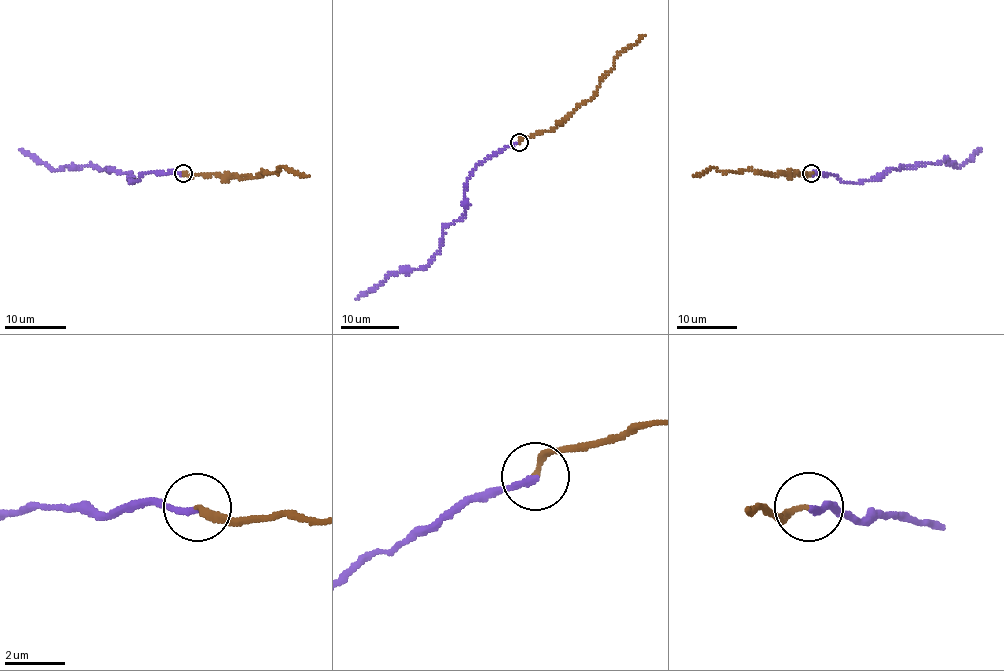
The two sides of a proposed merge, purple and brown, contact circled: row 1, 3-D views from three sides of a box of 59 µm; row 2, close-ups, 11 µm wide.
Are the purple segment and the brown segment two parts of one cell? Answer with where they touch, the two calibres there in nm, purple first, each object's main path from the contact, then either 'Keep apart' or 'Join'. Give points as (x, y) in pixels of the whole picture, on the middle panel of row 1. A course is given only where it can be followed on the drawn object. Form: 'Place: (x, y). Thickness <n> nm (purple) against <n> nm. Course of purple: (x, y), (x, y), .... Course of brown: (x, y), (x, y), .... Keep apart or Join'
Place: (519, 142). Thickness 200 nm (purple) against 180 nm. Course of purple: (518, 142), (487, 156), (466, 180), (464, 215), (443, 229), (441, 250), (427, 265), (401, 269), (356, 298). Course of brown: (518, 142), (523, 138), (556, 128), (593, 95), (599, 81), (613, 66), (613, 59), (644, 36). Join

